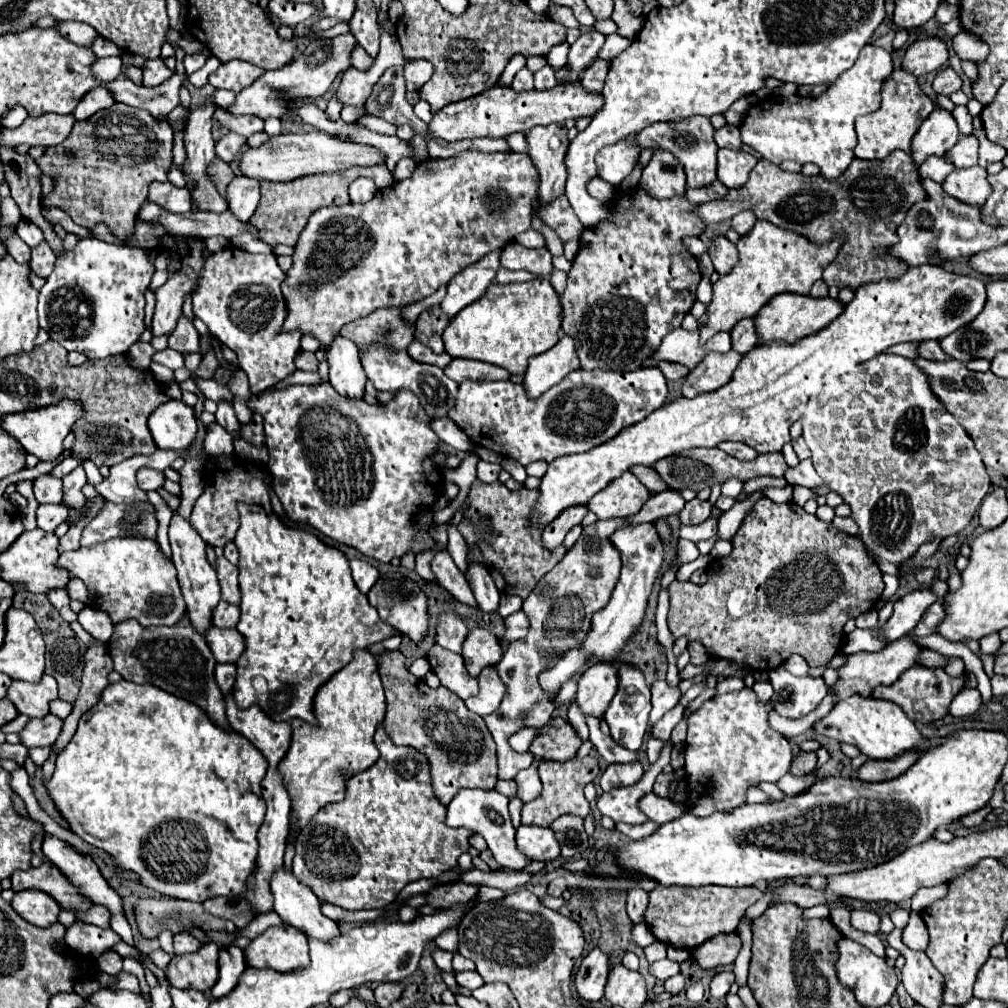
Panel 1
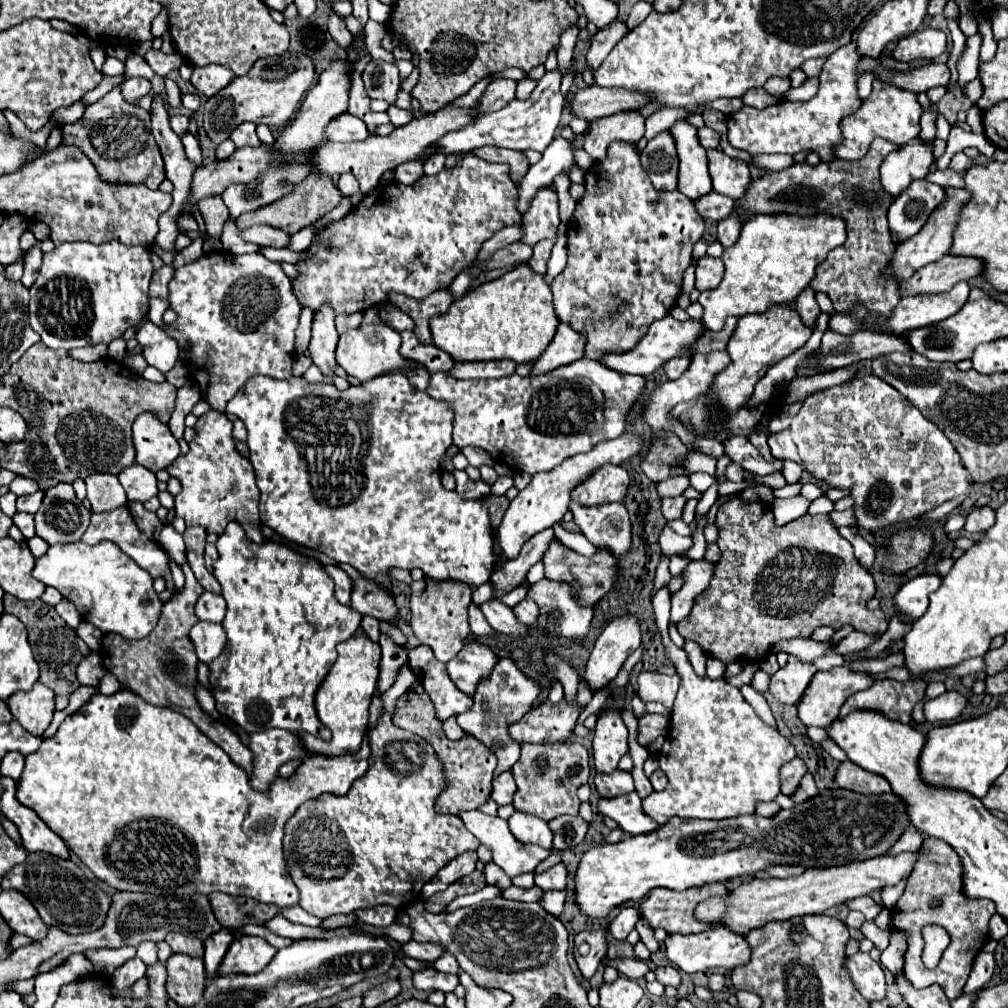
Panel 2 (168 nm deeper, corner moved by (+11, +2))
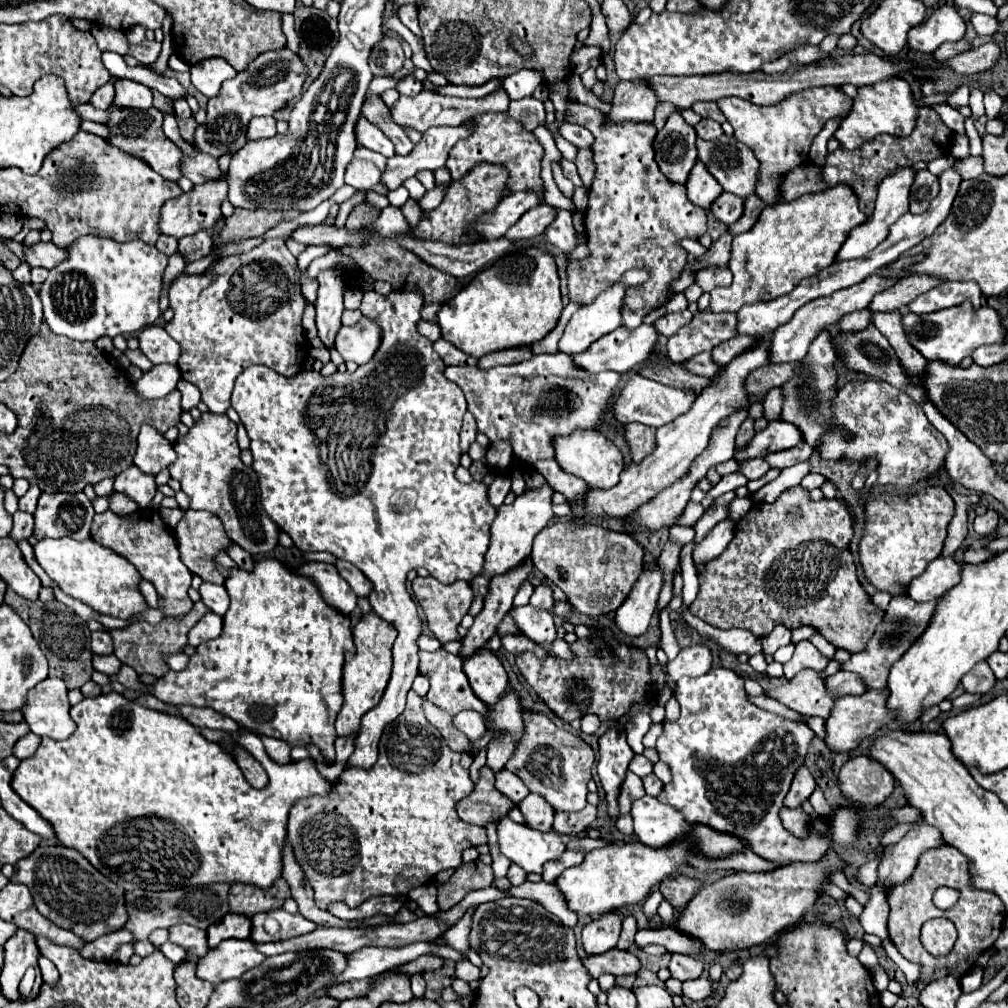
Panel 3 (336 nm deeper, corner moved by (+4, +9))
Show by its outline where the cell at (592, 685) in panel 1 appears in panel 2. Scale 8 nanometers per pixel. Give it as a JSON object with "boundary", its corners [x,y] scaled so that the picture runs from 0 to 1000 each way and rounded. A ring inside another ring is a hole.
{"boundary":[[[631,610],[607,614],[595,628],[581,660],[579,676],[585,684],[597,684],[617,664],[623,650],[635,642],[635,618]]]}

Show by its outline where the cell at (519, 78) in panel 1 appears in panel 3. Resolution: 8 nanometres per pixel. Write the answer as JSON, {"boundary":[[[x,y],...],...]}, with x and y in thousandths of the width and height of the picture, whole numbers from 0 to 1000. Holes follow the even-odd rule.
{"boundary":[[[499,87],[487,91],[479,97],[471,97],[471,99],[434,95],[430,91],[420,89],[412,97],[398,95],[396,101],[388,107],[388,115],[396,125],[408,125],[416,131],[422,131],[426,125],[453,125],[453,123],[459,123],[461,119],[467,119],[469,115],[475,115],[475,113],[481,113],[481,111],[501,111],[503,105],[505,105],[505,93]]]}

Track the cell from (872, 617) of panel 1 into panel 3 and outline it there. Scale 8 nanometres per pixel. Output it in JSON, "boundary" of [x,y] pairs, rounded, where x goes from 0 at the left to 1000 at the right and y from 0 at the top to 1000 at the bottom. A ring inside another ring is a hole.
{"boundary":[[[809,629],[809,631],[805,631],[803,633],[807,639],[809,639],[809,643],[814,647],[814,649],[818,649],[822,655],[826,655],[828,653],[828,647],[830,647],[830,643],[824,639],[824,637],[820,637],[814,629]]]}

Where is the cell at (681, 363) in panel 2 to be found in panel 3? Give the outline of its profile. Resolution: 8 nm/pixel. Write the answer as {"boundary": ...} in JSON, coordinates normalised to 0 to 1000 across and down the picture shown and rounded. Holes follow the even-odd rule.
{"boundary":[[[695,349],[695,351],[691,351],[691,353],[684,355],[684,357],[680,357],[676,363],[678,363],[682,369],[691,371],[691,373],[699,373],[699,375],[707,373],[707,369],[711,369],[711,365],[715,365],[715,363],[707,361],[705,349]]]}

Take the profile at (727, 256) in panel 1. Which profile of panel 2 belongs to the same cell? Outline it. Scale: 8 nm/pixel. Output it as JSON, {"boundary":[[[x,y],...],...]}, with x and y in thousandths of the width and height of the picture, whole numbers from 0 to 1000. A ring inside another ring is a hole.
{"boundary":[[[696,255],[690,263],[690,287],[702,289],[712,285],[712,281],[718,275],[718,261],[716,257],[708,255]]]}

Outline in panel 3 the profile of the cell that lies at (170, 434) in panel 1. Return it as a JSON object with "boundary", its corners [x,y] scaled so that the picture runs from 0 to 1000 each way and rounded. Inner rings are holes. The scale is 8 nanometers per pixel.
{"boundary":[[[142,421],[138,435],[138,442],[132,454],[132,460],[138,462],[146,470],[156,470],[166,464],[172,456],[176,456],[176,448],[172,438],[168,438],[156,425],[150,421]]]}

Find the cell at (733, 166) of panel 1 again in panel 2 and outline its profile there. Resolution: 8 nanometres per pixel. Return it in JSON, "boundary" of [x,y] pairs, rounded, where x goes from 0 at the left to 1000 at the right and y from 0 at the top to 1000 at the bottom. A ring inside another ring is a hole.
{"boundary":[[[714,148],[702,150],[702,170],[710,191],[726,195],[728,199],[740,191],[744,182],[744,166],[738,160],[724,158]]]}

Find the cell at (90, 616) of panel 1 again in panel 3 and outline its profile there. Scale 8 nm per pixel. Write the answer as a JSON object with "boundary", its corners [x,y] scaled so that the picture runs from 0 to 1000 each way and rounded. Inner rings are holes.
{"boundary":[[[96,625],[90,629],[90,645],[94,649],[110,649],[112,647],[112,635],[106,625]]]}

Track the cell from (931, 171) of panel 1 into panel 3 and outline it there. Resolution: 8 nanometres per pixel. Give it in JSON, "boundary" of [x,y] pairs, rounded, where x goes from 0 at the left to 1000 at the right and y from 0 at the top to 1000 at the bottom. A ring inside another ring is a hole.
{"boundary":[[[959,155],[955,159],[949,161],[949,167],[947,167],[957,179],[961,177],[969,177],[971,173],[975,173],[977,165],[975,165],[975,157],[973,155]]]}

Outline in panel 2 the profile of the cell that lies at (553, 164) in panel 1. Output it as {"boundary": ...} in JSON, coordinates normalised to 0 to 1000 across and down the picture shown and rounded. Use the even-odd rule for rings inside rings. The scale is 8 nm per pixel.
{"boundary":[[[538,186],[532,191],[526,207],[518,213],[518,223],[520,223],[518,241],[526,243],[526,245],[538,237],[552,235],[552,229],[556,223],[552,191],[546,189],[544,186]]]}

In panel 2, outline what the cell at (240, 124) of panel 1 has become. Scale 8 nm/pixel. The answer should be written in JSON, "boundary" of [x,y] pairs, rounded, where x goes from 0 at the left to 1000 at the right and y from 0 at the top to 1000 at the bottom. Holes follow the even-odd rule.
{"boundary":[[[240,122],[236,124],[232,130],[230,130],[230,136],[228,136],[234,144],[234,148],[240,148],[240,146],[256,146],[258,144],[258,138],[254,134],[254,124],[252,122]]]}

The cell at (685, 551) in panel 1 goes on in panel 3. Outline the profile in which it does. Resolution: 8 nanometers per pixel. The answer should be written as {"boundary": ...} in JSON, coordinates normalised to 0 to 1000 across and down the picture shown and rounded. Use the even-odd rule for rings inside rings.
{"boundary":[[[686,498],[686,500],[680,504],[680,508],[676,510],[672,522],[688,522],[688,520],[697,512],[697,508],[699,508],[699,504],[697,504],[695,500]]]}

